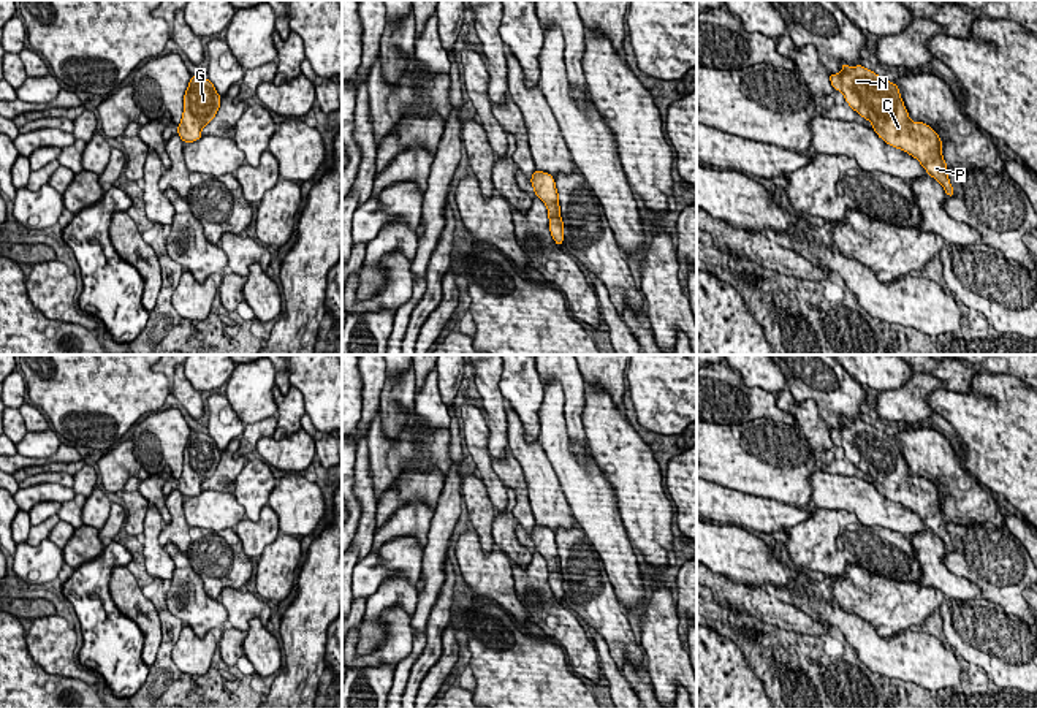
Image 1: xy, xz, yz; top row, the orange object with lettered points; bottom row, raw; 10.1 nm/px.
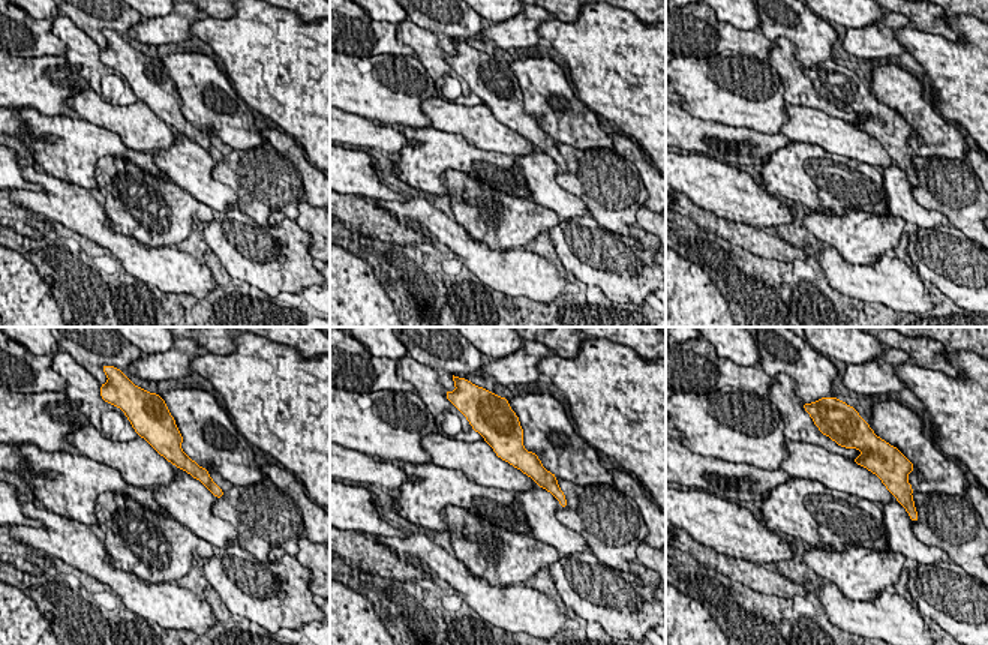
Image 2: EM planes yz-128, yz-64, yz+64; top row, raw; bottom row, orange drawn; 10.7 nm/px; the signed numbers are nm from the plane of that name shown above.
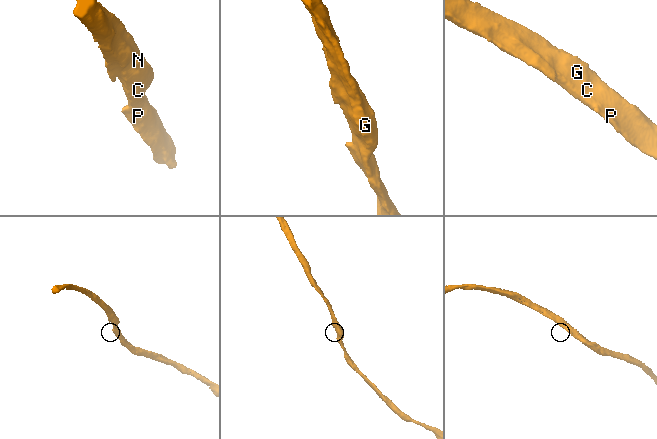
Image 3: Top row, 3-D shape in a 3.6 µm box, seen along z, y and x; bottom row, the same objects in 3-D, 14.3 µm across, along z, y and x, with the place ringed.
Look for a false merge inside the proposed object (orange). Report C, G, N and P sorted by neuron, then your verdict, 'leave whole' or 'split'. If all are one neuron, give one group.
C G N P | leave whole

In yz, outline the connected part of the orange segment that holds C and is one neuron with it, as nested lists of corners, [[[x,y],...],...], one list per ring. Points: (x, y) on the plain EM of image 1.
[[[842,417],[842,426],[830,428],[834,445],[844,448],[847,459],[872,478],[887,499],[917,513],[926,527],[940,537],[947,551],[955,551],[947,531],[939,489],[923,477],[912,477],[899,450],[899,442],[874,426]]]

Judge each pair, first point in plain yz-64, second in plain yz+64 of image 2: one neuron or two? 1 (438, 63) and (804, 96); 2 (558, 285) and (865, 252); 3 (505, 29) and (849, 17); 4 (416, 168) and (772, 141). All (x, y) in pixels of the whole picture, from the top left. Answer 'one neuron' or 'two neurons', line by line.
1: one neuron
2: two neurons
3: two neurons
4: two neurons

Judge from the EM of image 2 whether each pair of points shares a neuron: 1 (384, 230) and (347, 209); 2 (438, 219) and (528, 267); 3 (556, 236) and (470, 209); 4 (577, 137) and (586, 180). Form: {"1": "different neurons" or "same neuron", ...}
{"1": "same neuron", "2": "same neuron", "3": "different neurons", "4": "different neurons"}

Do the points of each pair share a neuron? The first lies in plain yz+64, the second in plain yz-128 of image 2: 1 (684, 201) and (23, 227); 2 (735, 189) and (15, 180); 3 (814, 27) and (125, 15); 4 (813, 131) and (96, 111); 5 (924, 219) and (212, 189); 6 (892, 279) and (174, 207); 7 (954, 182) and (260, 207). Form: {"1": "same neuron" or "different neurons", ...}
{"1": "same neuron", "2": "same neuron", "3": "same neuron", "4": "same neuron", "5": "same neuron", "6": "different neurons", "7": "same neuron"}

